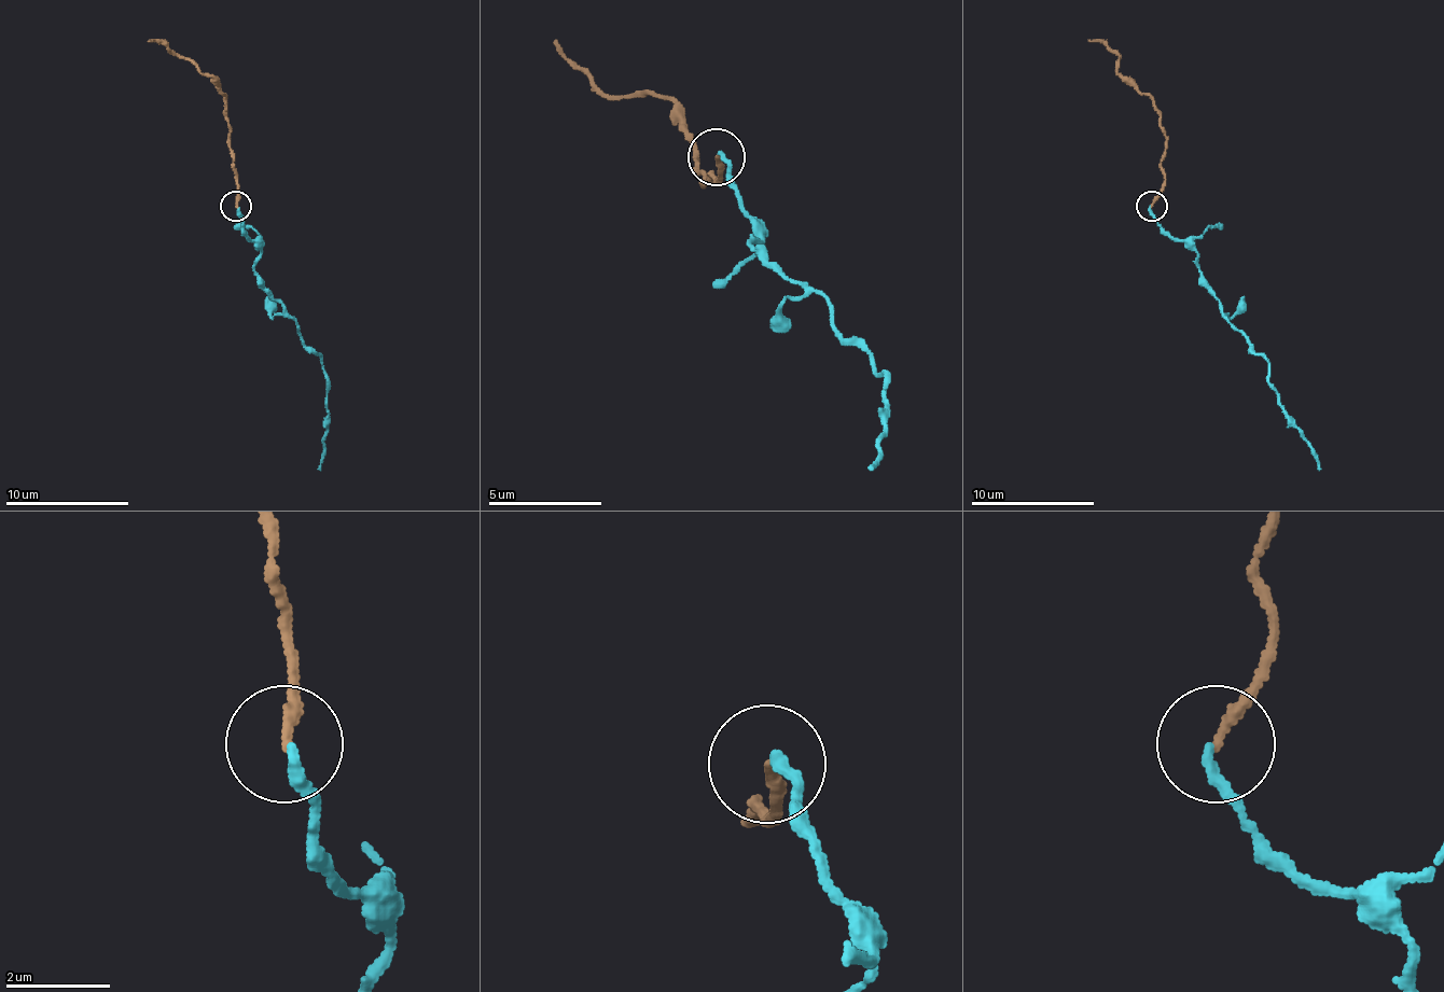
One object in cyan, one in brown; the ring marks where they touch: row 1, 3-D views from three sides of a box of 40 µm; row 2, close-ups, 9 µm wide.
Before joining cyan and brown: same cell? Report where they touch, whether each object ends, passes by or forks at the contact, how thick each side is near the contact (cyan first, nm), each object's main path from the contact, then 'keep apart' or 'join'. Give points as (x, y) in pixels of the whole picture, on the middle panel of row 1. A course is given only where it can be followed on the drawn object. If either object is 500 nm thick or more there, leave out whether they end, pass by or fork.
place (716, 156); cyan ends; brown ends; calibres 200 and 200 nm; course cyan (720, 152), (760, 238), (754, 249), (817, 289), (834, 329), (874, 363), (886, 392), (874, 466); course brown (714, 157), (714, 181), (703, 181), (685, 117), (663, 95), (606, 95), (555, 38); join

